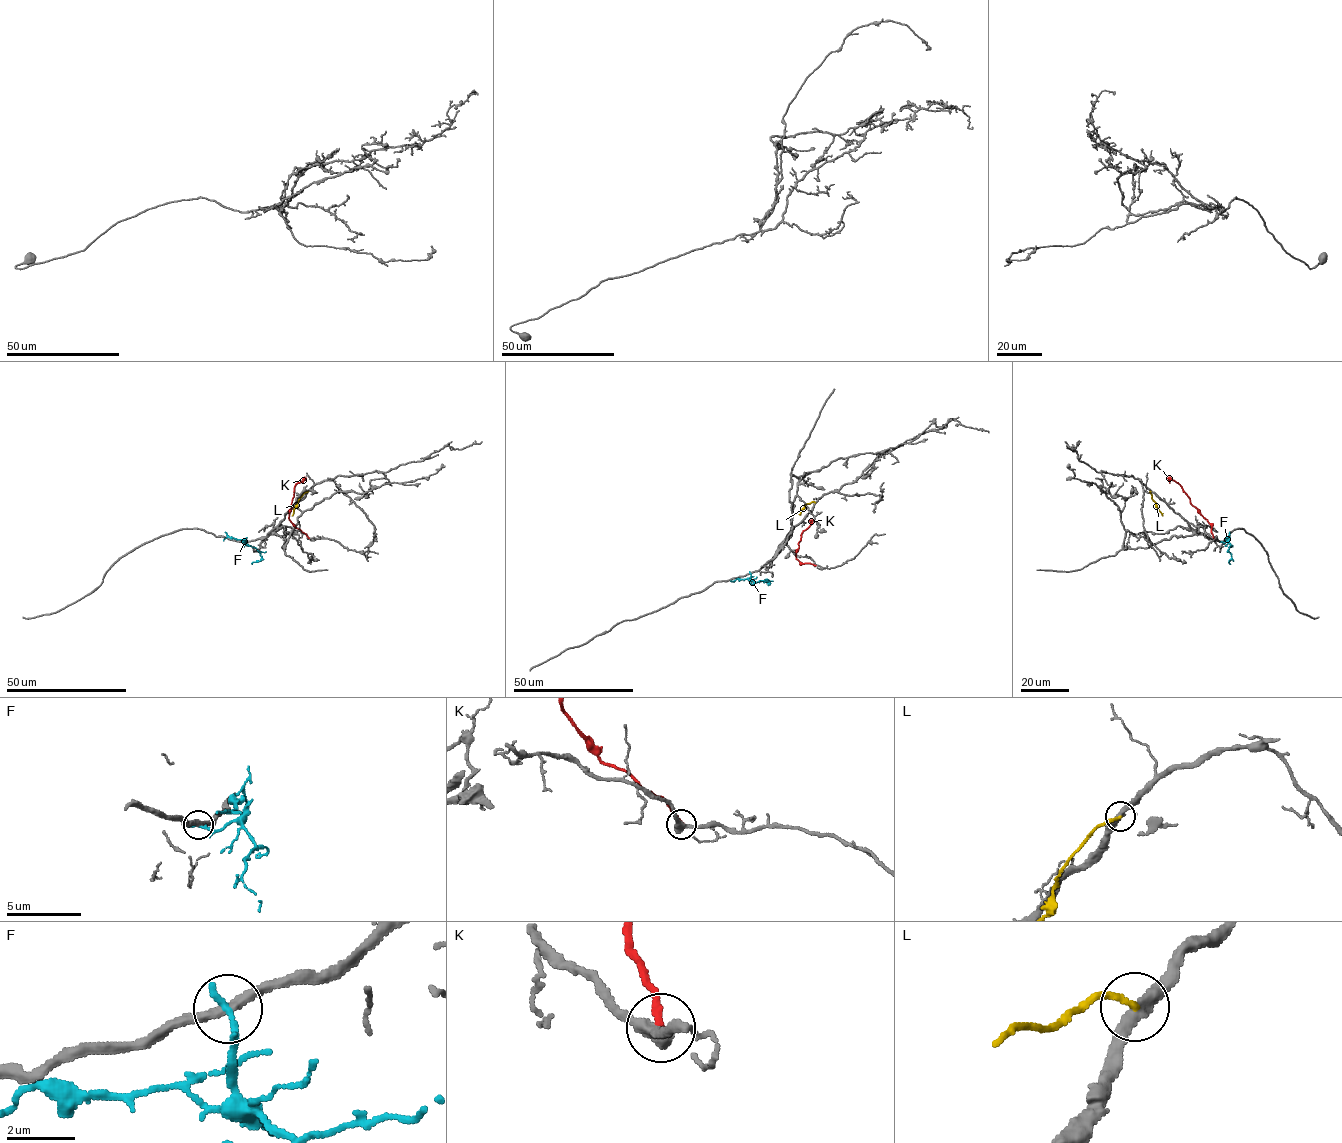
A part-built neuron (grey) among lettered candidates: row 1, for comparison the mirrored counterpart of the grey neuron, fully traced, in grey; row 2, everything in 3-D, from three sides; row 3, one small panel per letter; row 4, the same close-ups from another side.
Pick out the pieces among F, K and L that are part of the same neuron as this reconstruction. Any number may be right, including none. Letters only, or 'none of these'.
none of these

